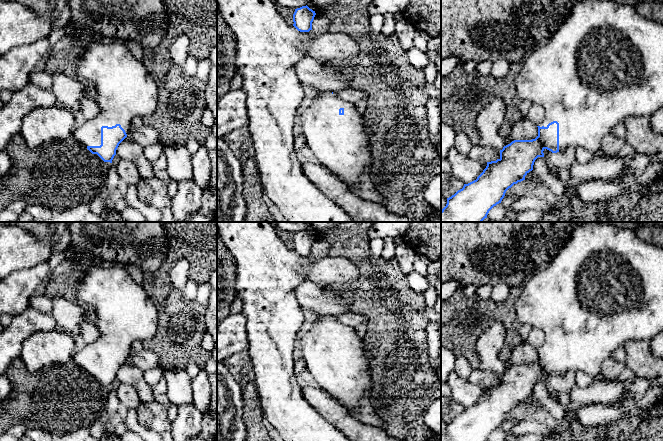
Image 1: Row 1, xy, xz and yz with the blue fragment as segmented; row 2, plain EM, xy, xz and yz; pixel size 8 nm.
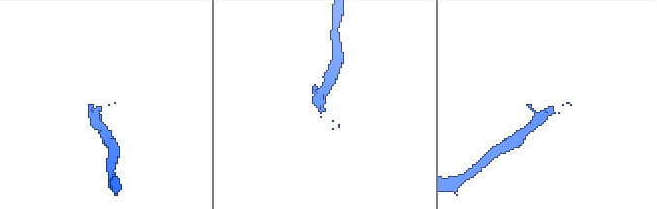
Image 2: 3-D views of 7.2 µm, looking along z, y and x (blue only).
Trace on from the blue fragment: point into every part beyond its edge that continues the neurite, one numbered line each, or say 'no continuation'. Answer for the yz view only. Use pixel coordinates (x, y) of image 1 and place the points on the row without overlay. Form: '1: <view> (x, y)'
1: yz (605, 286)

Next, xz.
1: xz (342, 367)

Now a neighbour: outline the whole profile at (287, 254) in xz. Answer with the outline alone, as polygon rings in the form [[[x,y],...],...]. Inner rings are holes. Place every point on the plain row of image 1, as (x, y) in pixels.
[[[217,222],[217,229],[223,244],[236,263],[235,287],[237,297],[243,301],[241,312],[247,318],[247,351],[253,366],[254,382],[262,411],[267,422],[279,433],[281,441],[350,441],[307,403],[294,373],[293,351],[297,338],[307,325],[302,308],[295,297],[295,288],[308,280],[310,260],[306,256],[298,255],[280,240],[273,222]]]

